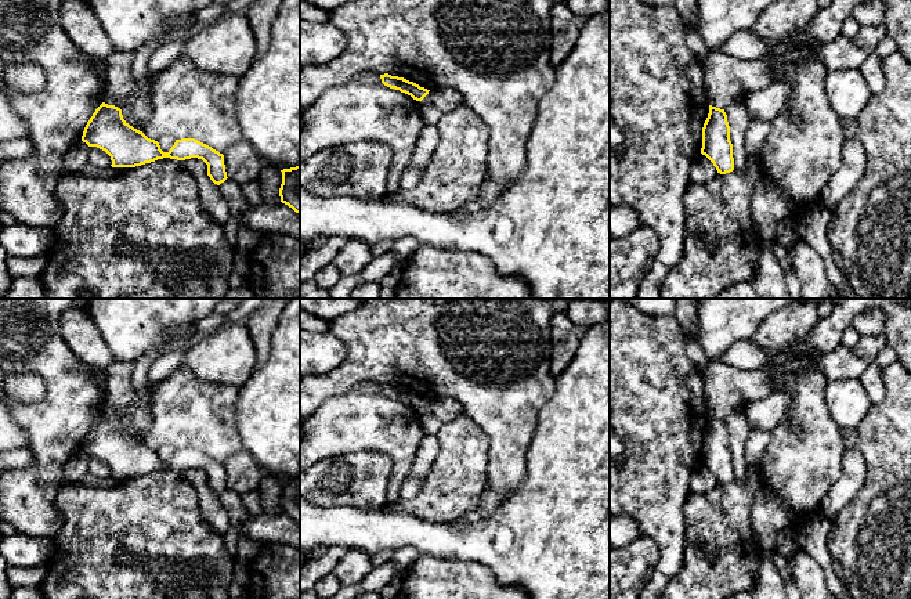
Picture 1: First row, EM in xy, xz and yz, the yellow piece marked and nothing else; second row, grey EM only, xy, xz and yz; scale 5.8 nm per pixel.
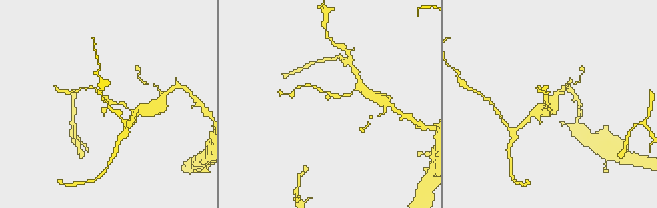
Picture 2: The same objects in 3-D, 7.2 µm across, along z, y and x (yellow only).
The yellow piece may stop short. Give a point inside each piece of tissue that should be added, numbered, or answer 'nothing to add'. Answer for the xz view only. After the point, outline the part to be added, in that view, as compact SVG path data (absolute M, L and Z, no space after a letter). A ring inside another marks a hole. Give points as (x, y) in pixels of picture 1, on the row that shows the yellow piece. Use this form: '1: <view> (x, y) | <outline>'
nothing to add

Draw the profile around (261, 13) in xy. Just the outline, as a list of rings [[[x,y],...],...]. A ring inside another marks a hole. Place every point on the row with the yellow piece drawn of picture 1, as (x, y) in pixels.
[[[256,0],[245,10],[256,42],[254,59],[264,55],[270,47],[271,26],[281,4],[282,0]]]

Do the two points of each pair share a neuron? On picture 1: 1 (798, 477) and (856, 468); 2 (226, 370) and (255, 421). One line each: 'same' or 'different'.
1: different
2: different

